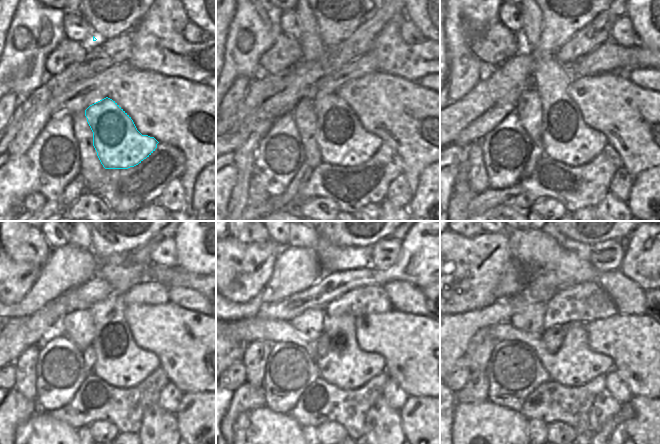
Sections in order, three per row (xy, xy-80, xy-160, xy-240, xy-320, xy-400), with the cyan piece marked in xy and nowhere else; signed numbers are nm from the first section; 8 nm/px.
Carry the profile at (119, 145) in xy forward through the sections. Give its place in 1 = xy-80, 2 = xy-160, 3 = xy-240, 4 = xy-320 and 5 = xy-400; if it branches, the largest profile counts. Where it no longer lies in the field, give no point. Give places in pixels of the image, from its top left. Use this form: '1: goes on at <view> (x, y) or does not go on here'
1: goes on at xy-80 (342, 140)
2: goes on at xy-160 (565, 137)
3: goes on at xy-240 (120, 362)
4: goes on at xy-320 (346, 366)
5: goes on at xy-400 (574, 364)

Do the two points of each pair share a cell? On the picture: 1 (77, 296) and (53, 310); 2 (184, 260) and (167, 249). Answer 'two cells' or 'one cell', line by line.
1: two cells
2: two cells

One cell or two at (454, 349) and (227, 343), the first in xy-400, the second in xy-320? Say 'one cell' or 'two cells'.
one cell

